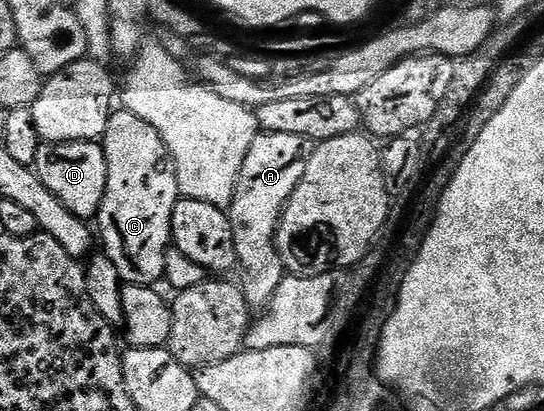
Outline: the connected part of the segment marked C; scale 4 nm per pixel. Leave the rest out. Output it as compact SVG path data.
M122 108L112 113L107 130L103 133L101 145L109 168L109 180L105 184L105 200L101 200L101 208L97 215L97 223L99 222L97 234L101 239L102 253L107 254L109 260L113 260L113 264L117 264L117 272L124 284L154 287L159 284L155 282L164 281L165 260L167 251L172 245L173 208L181 197L175 175L175 161L165 148L165 140L161 140L157 128L153 128L153 124L145 124L141 116L133 116L133 112Z

